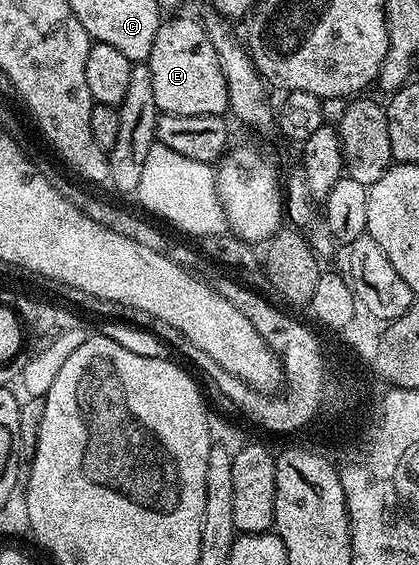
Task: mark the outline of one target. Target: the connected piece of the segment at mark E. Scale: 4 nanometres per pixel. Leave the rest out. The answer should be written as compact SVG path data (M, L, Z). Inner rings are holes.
M178 16L175 20L163 19L156 30L156 42L152 42L152 50L148 61L152 70L152 90L156 90L156 106L159 113L180 114L181 116L220 116L225 117L230 107L228 86L224 82L224 70L220 70L220 58L216 58L216 50L212 42L208 42L208 34L197 19L189 20L186 16Z

